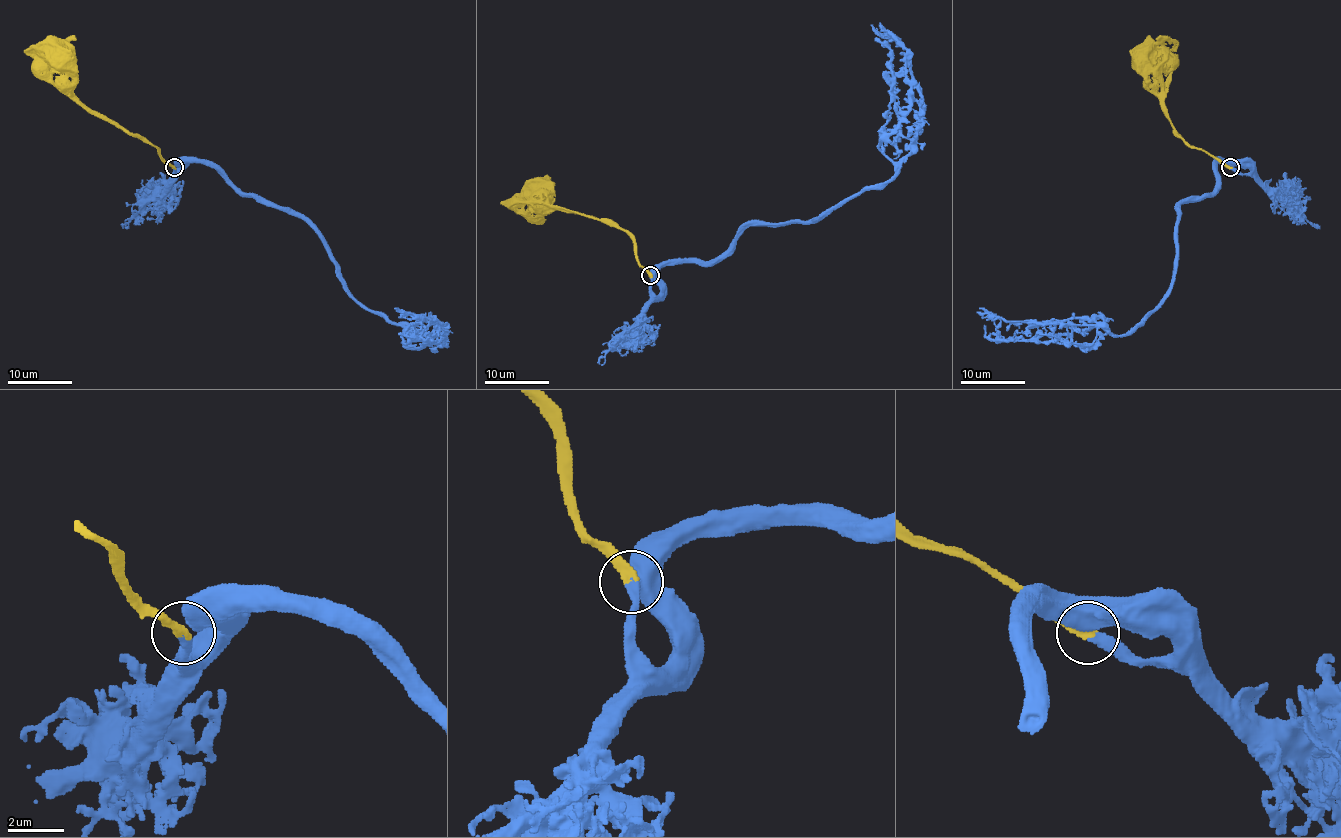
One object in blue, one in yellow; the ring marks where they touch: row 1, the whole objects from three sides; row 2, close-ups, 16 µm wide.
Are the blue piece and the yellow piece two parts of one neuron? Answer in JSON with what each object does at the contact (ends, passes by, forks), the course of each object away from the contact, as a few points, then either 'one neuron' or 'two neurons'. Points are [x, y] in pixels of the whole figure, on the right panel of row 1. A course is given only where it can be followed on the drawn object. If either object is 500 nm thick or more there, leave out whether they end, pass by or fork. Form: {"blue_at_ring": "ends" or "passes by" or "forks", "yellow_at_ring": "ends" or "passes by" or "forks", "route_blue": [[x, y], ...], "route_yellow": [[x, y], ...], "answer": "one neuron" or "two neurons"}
{"blue_at_ring": "passes by", "yellow_at_ring": "ends", "route_blue": [[1230, 167], [1217, 162], [1217, 186], [1179, 206], [1171, 290], [1129, 333], [1079, 346], [989, 340], [986, 325]], "route_yellow": [[1230, 167], [1194, 148], [1181, 136], [1163, 112], [1163, 102], [1146, 86], [1144, 70], [1139, 65], [1141, 57]], "answer": "one neuron"}

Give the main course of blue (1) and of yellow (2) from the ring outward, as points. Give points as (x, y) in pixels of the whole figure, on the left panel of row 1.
1: (173, 167), (211, 162), (293, 209), (346, 290), (419, 335), (403, 341), (433, 343), (411, 325)
2: (173, 167), (144, 138), (135, 136), (88, 112), (72, 96), (70, 81), (56, 65), (57, 57)

